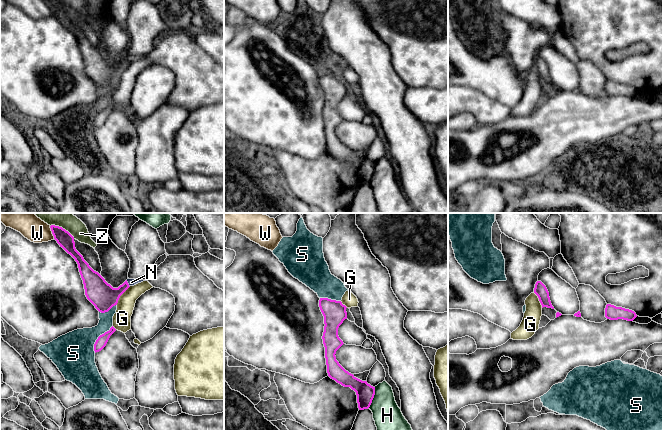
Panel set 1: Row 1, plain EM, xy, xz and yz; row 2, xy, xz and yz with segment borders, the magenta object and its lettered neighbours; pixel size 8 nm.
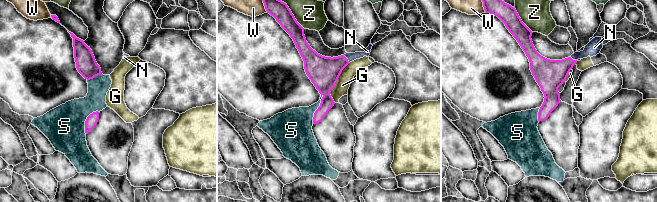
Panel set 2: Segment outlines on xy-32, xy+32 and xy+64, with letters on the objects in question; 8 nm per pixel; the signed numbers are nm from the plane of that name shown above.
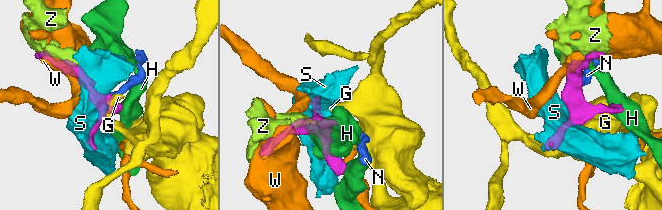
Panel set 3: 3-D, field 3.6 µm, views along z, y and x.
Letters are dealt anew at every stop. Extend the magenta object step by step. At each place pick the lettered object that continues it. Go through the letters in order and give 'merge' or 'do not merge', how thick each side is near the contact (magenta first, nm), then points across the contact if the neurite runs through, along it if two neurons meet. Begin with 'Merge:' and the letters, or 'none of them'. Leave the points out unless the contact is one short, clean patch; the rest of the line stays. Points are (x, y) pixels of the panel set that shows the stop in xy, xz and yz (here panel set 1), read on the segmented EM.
Merge: N
G: do not merge | 220/140 nm | along xy (130, 286), (120, 296), (116, 304)
H: do not merge | 150/220 nm | along xz (375, 387), (372, 402), (368, 407)
N: merge | 220/60 nm | across xy (103, 296), (118, 292), (127, 283), (131, 282)
S: do not merge | 90/340 nm
W: do not merge | 120/200 nm
Z: do not merge | 120/200 nm

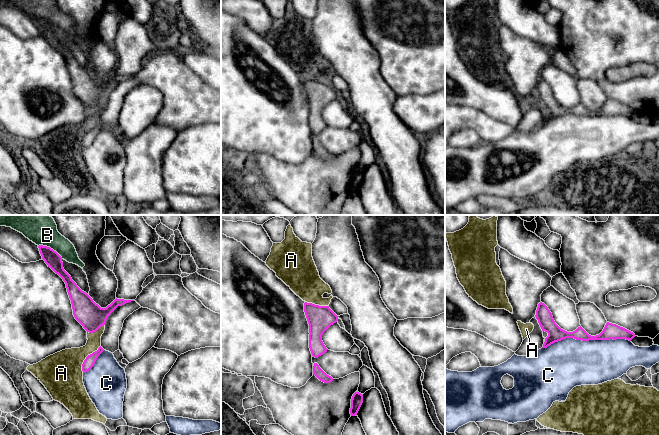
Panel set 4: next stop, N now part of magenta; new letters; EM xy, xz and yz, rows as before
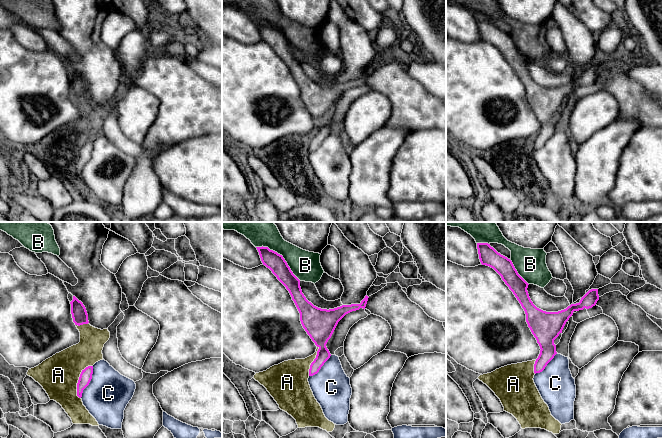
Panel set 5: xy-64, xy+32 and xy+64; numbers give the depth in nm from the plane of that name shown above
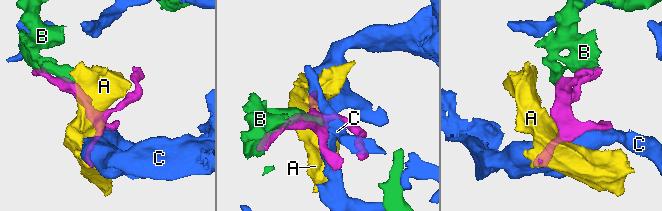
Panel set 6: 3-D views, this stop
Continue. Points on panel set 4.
Merge: none of them
A: do not merge | 90/340 nm
B: do not merge | 120/260 nm
C: do not merge | 130/380 nm

